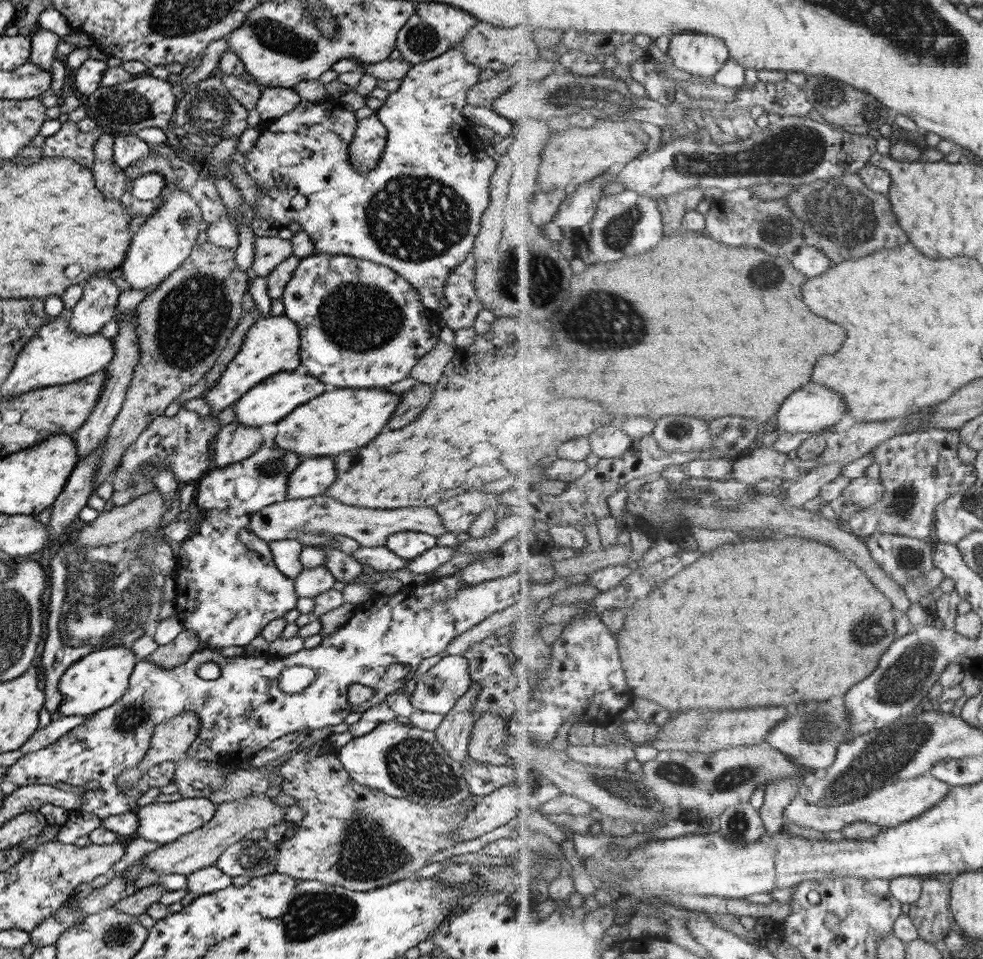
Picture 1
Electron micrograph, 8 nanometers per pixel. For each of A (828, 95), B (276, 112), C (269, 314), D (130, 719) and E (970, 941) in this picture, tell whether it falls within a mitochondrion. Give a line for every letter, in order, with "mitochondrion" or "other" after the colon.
A: mitochondrion
B: other
C: other
D: mitochondrion
E: other

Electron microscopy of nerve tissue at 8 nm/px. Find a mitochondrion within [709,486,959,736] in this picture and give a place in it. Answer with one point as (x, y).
(903, 682)

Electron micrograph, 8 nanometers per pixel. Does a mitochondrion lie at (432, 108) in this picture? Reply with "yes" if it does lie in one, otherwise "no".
no

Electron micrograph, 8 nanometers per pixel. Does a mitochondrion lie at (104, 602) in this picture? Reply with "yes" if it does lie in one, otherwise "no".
yes

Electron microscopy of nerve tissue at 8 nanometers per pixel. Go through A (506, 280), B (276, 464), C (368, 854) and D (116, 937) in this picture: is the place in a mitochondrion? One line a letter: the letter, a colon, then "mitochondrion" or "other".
A: mitochondrion
B: mitochondrion
C: mitochondrion
D: mitochondrion

